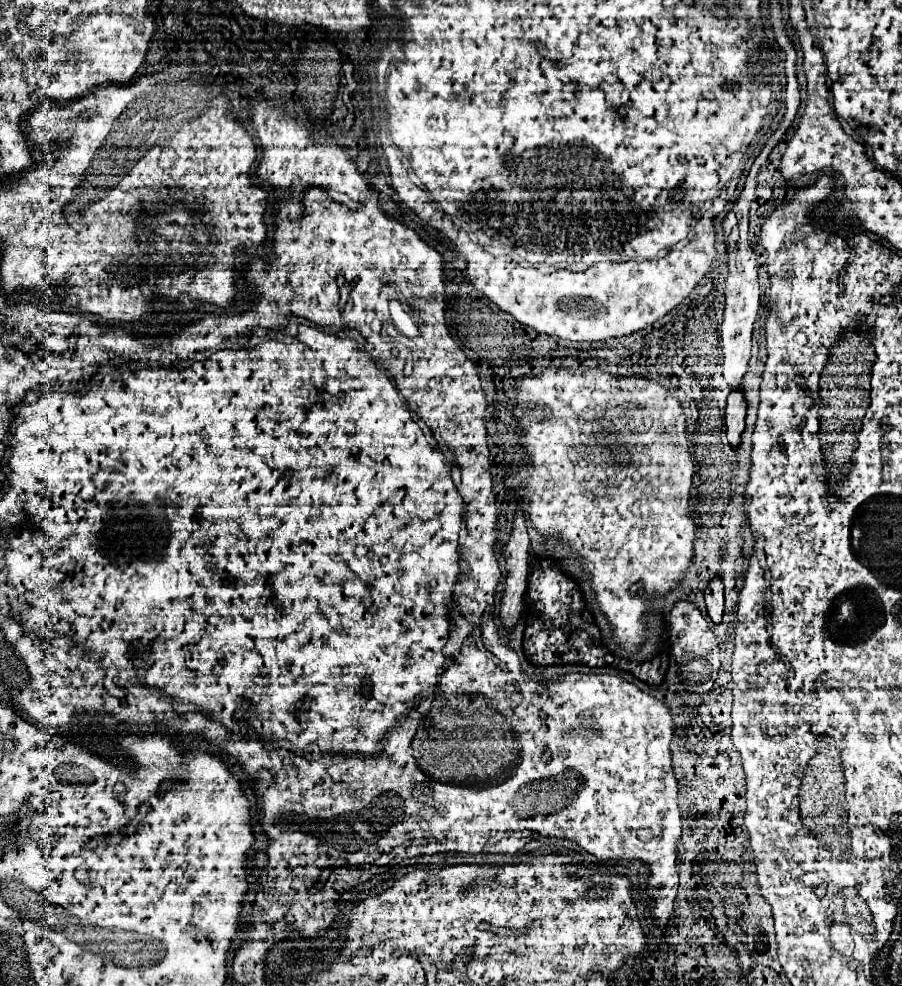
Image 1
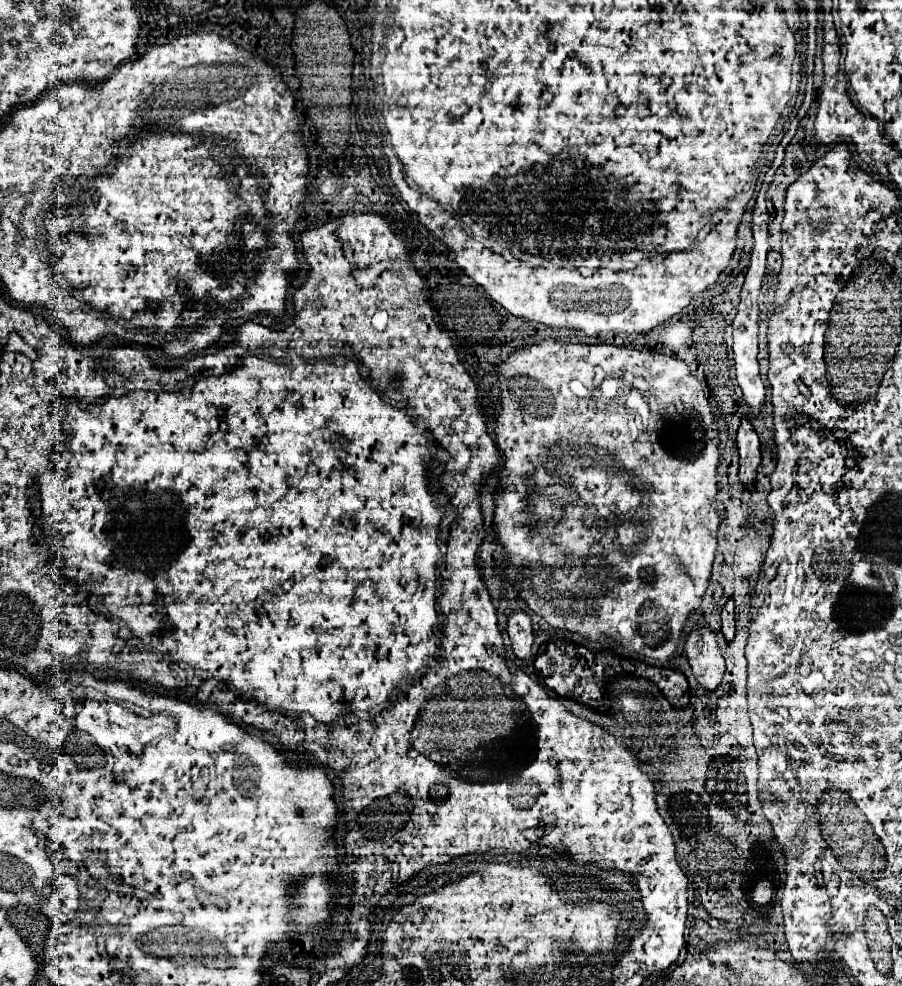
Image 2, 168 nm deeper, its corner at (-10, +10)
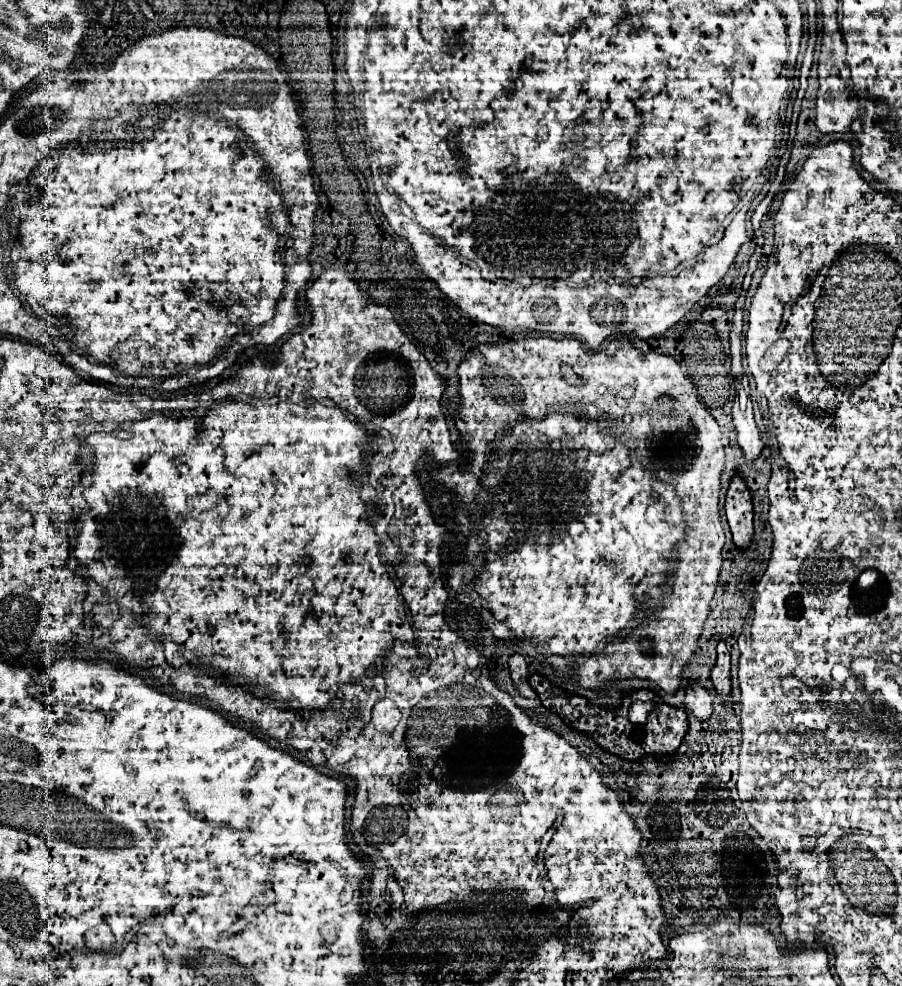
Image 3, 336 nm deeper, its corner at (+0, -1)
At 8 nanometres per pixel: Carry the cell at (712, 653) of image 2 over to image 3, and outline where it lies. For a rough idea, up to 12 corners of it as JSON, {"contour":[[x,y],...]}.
{"contour":[[698,682],[686,690],[684,708],[700,722],[712,714],[710,692]]}

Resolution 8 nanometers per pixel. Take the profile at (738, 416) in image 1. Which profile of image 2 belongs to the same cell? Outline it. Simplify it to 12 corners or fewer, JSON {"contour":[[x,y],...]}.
{"contour":[[748,417],[740,421],[738,477],[748,489],[760,465],[760,441]]}

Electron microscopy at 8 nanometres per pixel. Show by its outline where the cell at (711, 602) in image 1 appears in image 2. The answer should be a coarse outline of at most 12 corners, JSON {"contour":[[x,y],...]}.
{"contour":[[734,599],[722,607],[722,633],[732,641],[734,629]]}

